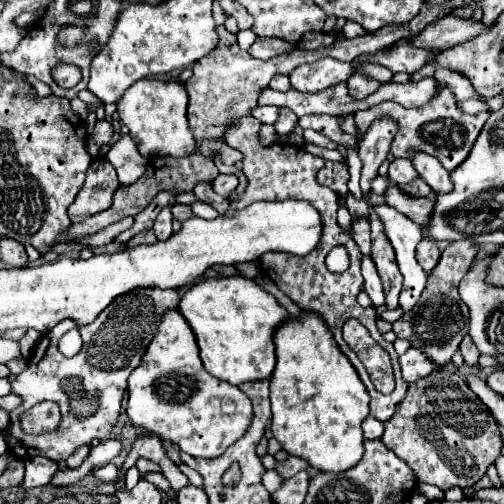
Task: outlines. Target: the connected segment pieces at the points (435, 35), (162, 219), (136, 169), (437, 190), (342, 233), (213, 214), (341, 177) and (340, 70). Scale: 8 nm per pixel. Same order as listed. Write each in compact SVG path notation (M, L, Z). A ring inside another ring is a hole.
M444 16L436 24L428 24L422 32L412 36L408 42L412 46L424 48L450 48L462 44L478 34L482 34L486 26L482 22L474 22L472 18L458 18L458 16Z
M170 206L162 208L162 212L158 214L158 218L154 220L154 234L158 240L168 240L172 236L172 214L170 214Z
M130 134L120 136L112 144L112 148L108 150L106 158L116 168L120 184L136 182L144 174L146 162L148 162L148 160L144 160L144 156L140 156L140 152L136 148L136 142L130 138Z
M412 152L410 160L412 160L416 172L430 184L434 194L442 194L442 192L450 192L452 190L450 174L436 158L424 156L424 152Z
M324 224L322 240L320 240L320 244L316 246L316 250L314 250L312 254L298 258L298 256L268 252L268 254L264 254L264 256L260 258L260 266L262 266L262 270L274 280L274 284L278 284L278 288L280 288L286 296L290 296L300 308L304 308L304 310L314 310L314 312L318 312L318 314L322 314L322 316L326 318L326 322L328 322L328 326L330 326L330 330L332 330L332 334L334 334L334 340L338 342L340 350L348 356L348 360L352 362L352 366L356 368L360 380L364 382L364 386L366 386L366 390L368 390L368 394L370 394L370 398L372 398L372 400L370 400L370 414L372 414L374 418L386 422L386 420L394 414L396 404L404 398L408 384L406 384L406 382L402 380L402 376L400 376L398 354L394 352L394 346L392 346L390 342L386 342L386 340L382 338L382 334L378 332L378 328L376 328L376 312L374 312L374 310L368 310L368 308L362 308L362 306L356 302L356 296L358 296L358 292L360 292L360 288L362 288L360 258L362 258L362 252L360 252L358 244L352 240L352 234L350 234L348 230L340 228L340 224ZM338 244L348 246L348 252L350 252L350 268L348 268L346 272L342 272L342 274L332 274L332 272L326 270L324 258L326 258L326 254L330 252L330 248L334 248L334 246L338 246ZM348 318L360 320L360 322L368 328L368 332L372 334L372 338L374 338L384 350L388 350L388 354L390 354L390 358L392 358L392 366L394 366L394 376L396 376L396 390L394 390L390 396L380 394L380 392L372 386L366 368L362 366L362 362L358 360L358 356L356 356L356 354L348 348L348 344L344 342L344 338L342 338L342 324L344 324Z
M196 201L192 203L190 206L194 214L198 217L211 220L219 216L218 212L216 212L215 209L213 209L213 207L209 204Z
M326 162L324 168L318 172L318 182L322 186L332 188L340 194L340 202L344 204L344 196L348 194L348 166L344 162Z
M320 58L314 64L302 64L294 68L290 76L292 88L300 92L320 92L328 86L334 86L338 82L346 82L352 76L354 64L340 62L336 58Z

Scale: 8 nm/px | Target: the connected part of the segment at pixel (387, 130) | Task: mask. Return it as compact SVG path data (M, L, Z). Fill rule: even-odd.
M382 116L380 120L374 120L374 124L370 124L368 132L358 142L360 158L364 164L360 180L364 196L370 194L370 180L378 176L378 166L386 160L390 152L392 136L396 136L396 124L392 124L392 120L386 120L386 116Z

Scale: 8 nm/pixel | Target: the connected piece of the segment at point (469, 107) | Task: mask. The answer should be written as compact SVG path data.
M464 100L464 102L460 102L460 110L468 112L468 114L478 114L482 110L488 110L488 106L482 100Z

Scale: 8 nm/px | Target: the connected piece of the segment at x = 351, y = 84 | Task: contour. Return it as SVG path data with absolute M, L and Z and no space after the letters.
M354 74L352 80L348 80L348 92L352 92L356 100L364 100L364 96L370 96L370 92L376 92L376 88L380 88L380 82L362 74Z

